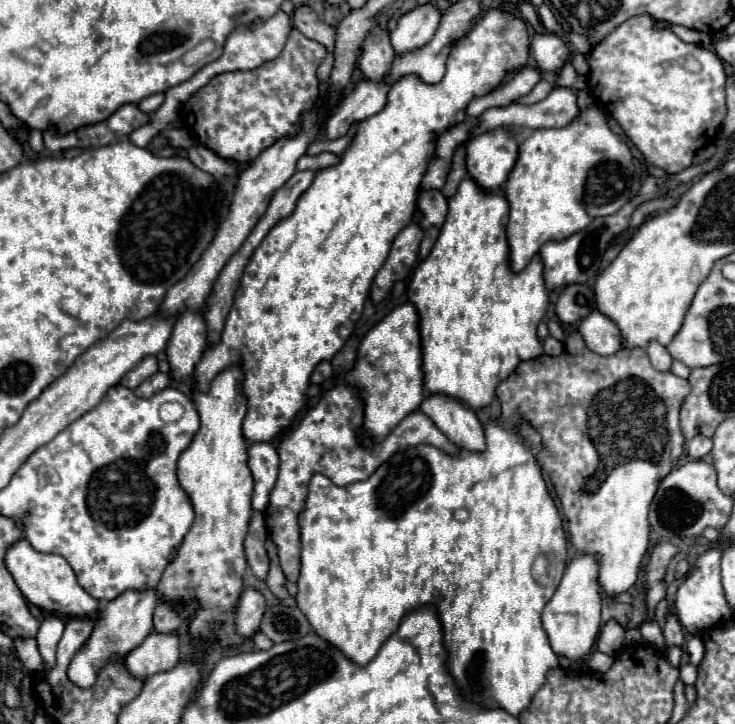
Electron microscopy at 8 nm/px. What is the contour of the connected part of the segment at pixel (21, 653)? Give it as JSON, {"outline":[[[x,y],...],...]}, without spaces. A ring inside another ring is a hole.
{"outline":[[[15,638],[14,648],[16,655],[22,661],[24,669],[29,674],[38,672],[38,659],[41,655],[35,638]]]}

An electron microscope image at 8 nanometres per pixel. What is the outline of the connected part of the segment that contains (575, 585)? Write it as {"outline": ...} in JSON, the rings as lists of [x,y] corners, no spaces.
{"outline":[[[578,554],[568,564],[560,586],[542,612],[542,624],[556,656],[564,656],[572,662],[582,662],[588,658],[600,632],[600,586],[598,562],[594,556]]]}

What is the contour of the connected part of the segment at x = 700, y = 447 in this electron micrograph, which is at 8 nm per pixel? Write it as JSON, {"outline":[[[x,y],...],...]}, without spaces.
{"outline":[[[702,434],[694,436],[694,438],[688,442],[688,454],[690,454],[690,458],[694,458],[694,460],[704,458],[710,450],[712,450],[712,440],[706,438],[706,436],[702,436]]]}

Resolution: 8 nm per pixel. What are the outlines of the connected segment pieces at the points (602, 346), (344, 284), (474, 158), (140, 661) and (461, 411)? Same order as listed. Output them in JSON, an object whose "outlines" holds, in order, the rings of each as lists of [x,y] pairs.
{"outlines":[[[[598,310],[590,312],[578,326],[578,332],[582,334],[588,350],[592,350],[594,354],[614,354],[618,352],[620,346],[620,332],[616,328],[616,324],[606,318],[604,314],[600,314]]],[[[490,10],[486,12],[482,18],[478,18],[474,22],[474,26],[466,32],[464,38],[460,38],[450,56],[448,56],[448,62],[446,62],[446,76],[442,78],[440,84],[424,84],[418,76],[406,76],[402,80],[398,80],[394,86],[390,86],[390,92],[388,92],[388,104],[382,112],[366,118],[360,122],[358,126],[358,132],[352,140],[352,144],[344,150],[342,154],[342,162],[332,166],[332,168],[326,168],[326,170],[320,170],[312,182],[312,186],[300,196],[298,204],[296,204],[296,210],[292,212],[292,216],[280,220],[270,232],[268,236],[262,240],[262,244],[256,248],[256,252],[252,254],[250,262],[246,264],[244,268],[244,276],[240,280],[240,286],[236,290],[236,296],[234,296],[234,304],[230,308],[230,314],[226,318],[226,326],[222,330],[222,336],[220,336],[220,342],[218,344],[210,344],[206,348],[206,352],[202,354],[202,360],[198,362],[196,370],[194,370],[194,384],[192,384],[192,390],[194,392],[206,392],[210,388],[210,382],[220,374],[224,372],[226,368],[230,366],[236,366],[240,364],[242,370],[244,370],[244,384],[242,384],[242,390],[244,390],[244,396],[248,400],[248,412],[246,412],[246,418],[244,418],[244,438],[254,444],[254,442],[274,442],[274,438],[278,438],[292,422],[294,418],[306,408],[306,402],[308,402],[308,396],[306,396],[306,390],[310,386],[310,376],[314,372],[314,368],[322,362],[322,360],[330,360],[334,358],[342,346],[346,344],[348,336],[352,334],[354,330],[354,324],[356,324],[356,316],[360,316],[360,310],[364,308],[364,302],[366,302],[366,296],[370,292],[370,284],[376,276],[376,272],[382,268],[388,252],[390,252],[390,244],[394,240],[394,236],[412,220],[412,214],[416,210],[416,198],[418,198],[418,190],[420,190],[420,180],[422,180],[422,174],[426,172],[426,162],[430,160],[432,152],[434,152],[434,136],[438,132],[444,132],[446,128],[450,128],[452,124],[458,124],[462,120],[466,120],[466,104],[476,98],[476,96],[484,96],[488,94],[494,86],[498,86],[502,82],[502,78],[510,72],[510,70],[516,70],[520,66],[526,64],[526,58],[528,58],[528,32],[526,32],[526,24],[520,20],[520,18],[514,18],[512,14],[508,12],[502,12],[502,10]]],[[[506,128],[474,136],[466,144],[468,176],[484,192],[498,192],[514,166],[516,154],[516,136]]],[[[148,634],[146,640],[134,648],[126,658],[124,666],[130,676],[146,680],[158,672],[172,670],[180,660],[178,636],[176,634]]],[[[426,396],[420,404],[420,410],[462,450],[484,452],[486,434],[484,426],[476,414],[460,404],[458,400],[446,396]]]]}

